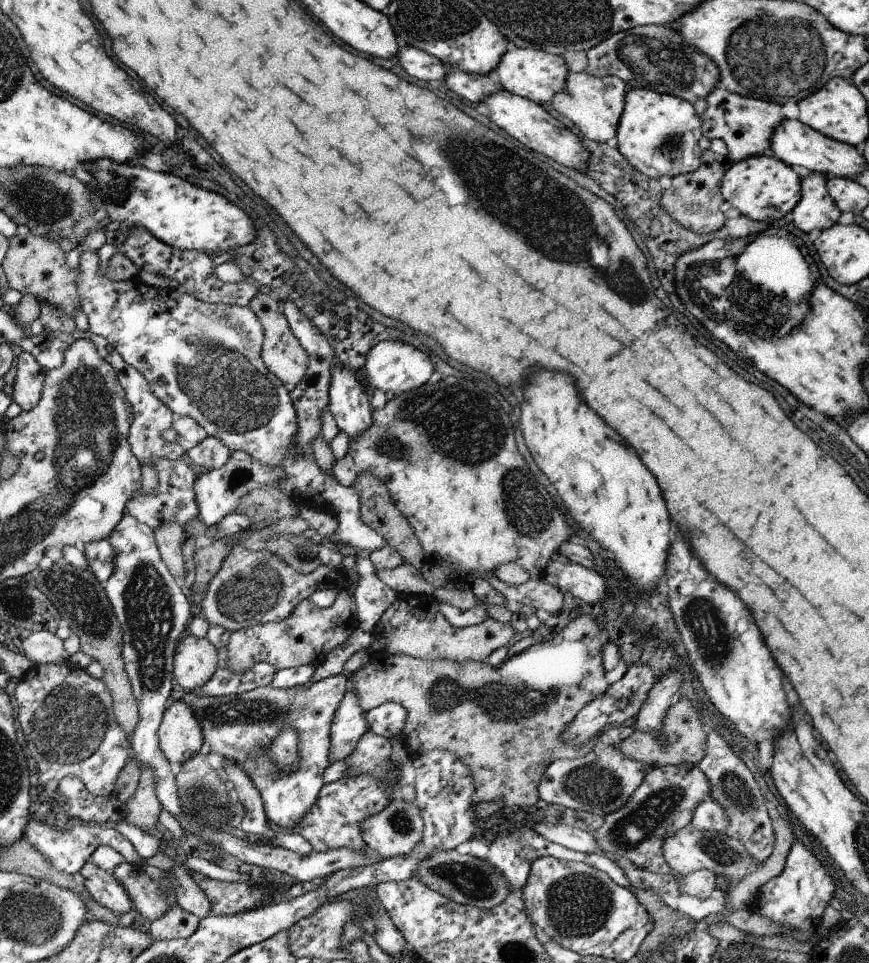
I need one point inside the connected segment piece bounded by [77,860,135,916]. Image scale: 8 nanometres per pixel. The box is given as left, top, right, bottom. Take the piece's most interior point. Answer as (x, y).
(107, 890)

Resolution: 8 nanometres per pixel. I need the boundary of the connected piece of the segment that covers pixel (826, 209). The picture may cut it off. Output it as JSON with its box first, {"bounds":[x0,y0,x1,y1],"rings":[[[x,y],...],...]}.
{"bounds":[792,172,842,234],"rings":[[[811,172],[802,179],[800,202],[792,209],[792,224],[804,234],[814,229],[826,230],[834,226],[842,212],[838,210],[826,188],[827,176]]]}

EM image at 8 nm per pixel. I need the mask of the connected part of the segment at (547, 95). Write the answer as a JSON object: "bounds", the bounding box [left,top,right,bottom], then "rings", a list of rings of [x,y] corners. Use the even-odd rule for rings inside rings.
{"bounds":[496,48,570,104],"rings":[[[514,48],[506,51],[500,64],[496,67],[500,85],[509,93],[529,98],[531,101],[543,104],[554,98],[566,86],[566,78],[570,68],[566,66],[563,56],[556,56],[542,50],[530,48]]]}

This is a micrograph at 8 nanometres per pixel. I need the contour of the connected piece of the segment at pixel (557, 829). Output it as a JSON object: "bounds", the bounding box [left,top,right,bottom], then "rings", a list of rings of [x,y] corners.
{"bounds":[532,820,600,853],"rings":[[[560,820],[552,824],[534,822],[532,828],[536,834],[544,836],[550,842],[555,842],[569,849],[584,853],[600,853],[600,848],[598,848],[594,836],[590,836],[588,832],[580,832],[581,829],[571,824],[569,820]]]}

